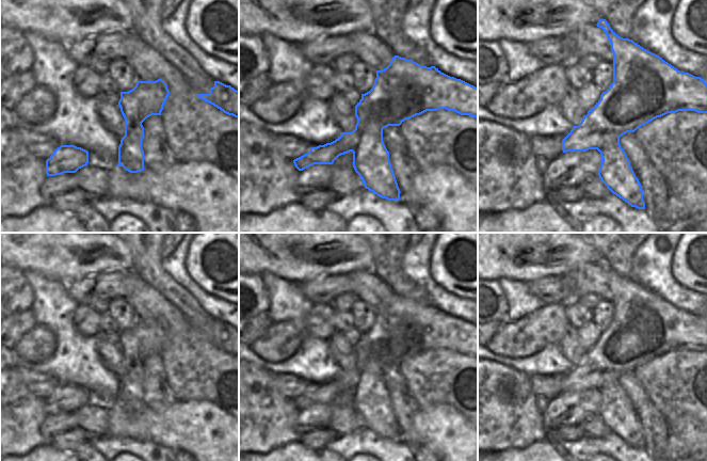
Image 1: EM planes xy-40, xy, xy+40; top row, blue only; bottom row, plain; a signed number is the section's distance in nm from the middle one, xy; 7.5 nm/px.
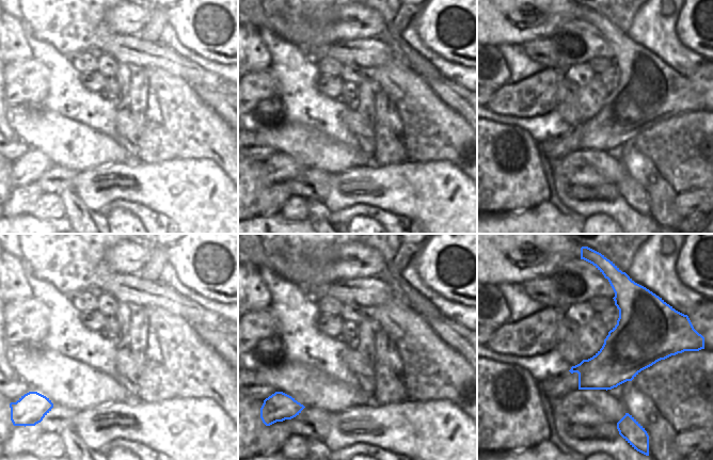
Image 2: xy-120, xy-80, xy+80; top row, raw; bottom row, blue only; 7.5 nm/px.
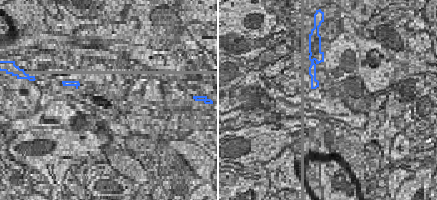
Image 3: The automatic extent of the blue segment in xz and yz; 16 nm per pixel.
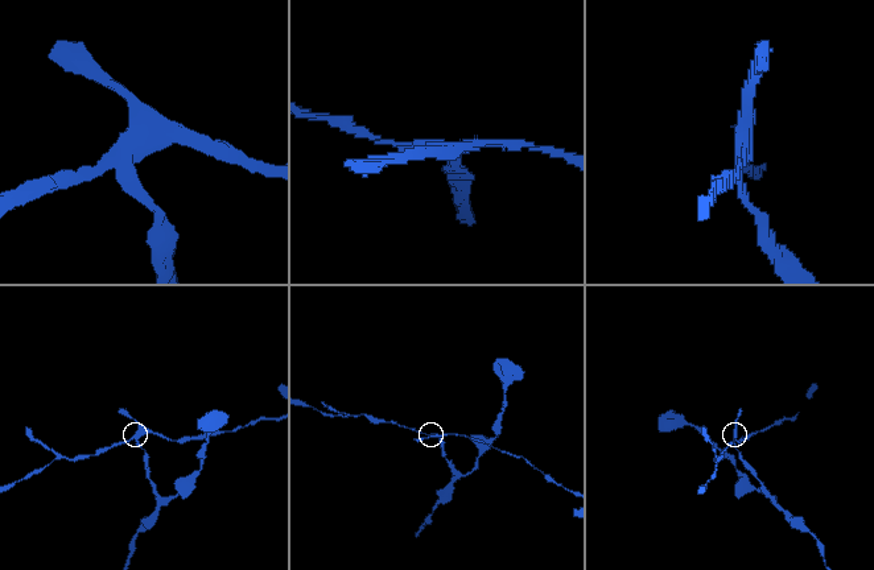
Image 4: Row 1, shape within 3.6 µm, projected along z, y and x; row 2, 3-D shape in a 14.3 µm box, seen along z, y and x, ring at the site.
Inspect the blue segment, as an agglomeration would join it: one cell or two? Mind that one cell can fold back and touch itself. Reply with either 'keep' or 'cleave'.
cleave

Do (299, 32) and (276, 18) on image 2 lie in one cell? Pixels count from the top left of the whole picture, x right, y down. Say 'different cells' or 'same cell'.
same cell

